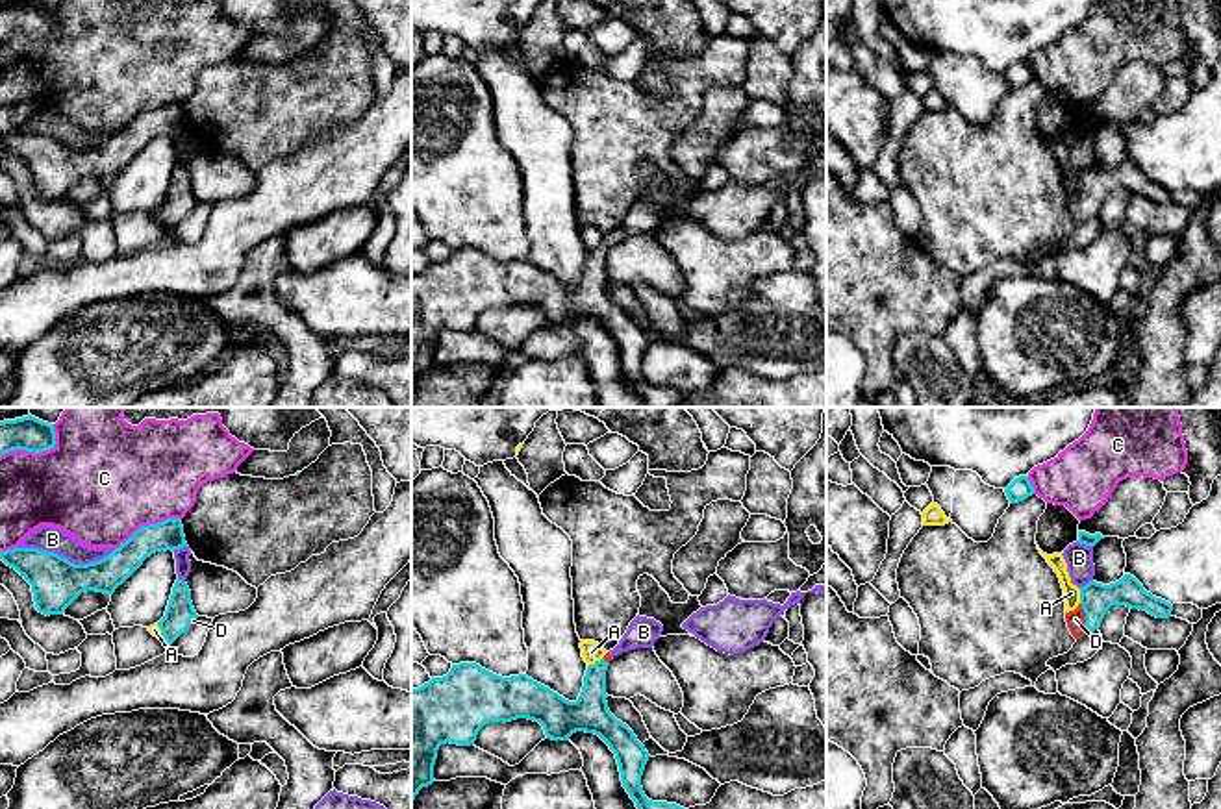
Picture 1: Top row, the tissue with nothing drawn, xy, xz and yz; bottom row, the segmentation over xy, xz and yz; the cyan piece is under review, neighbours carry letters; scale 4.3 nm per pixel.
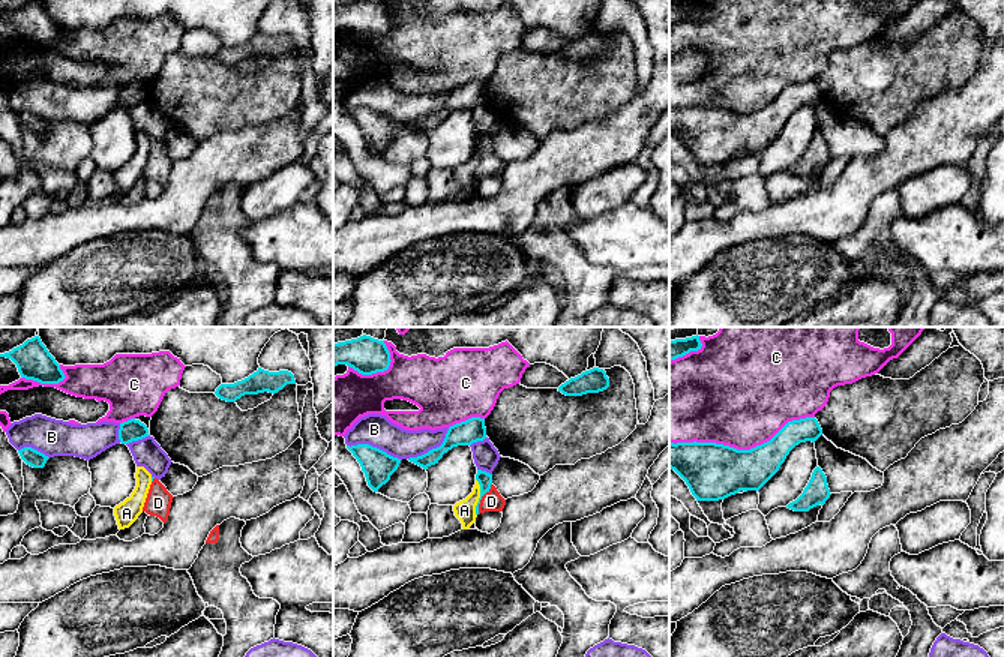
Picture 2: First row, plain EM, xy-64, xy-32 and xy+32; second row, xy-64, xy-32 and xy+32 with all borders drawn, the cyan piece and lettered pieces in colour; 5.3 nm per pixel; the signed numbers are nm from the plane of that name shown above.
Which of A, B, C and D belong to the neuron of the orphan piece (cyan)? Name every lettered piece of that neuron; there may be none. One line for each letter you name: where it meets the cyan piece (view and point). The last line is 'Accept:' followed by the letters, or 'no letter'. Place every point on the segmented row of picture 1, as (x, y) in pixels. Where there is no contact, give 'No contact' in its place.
D: Touches cyan at yz (1086, 619)
Accept: D

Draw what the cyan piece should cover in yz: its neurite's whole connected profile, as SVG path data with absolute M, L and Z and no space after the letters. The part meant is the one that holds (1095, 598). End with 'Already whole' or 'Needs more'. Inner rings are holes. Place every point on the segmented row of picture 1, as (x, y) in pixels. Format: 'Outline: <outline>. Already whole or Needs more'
Outline: M1130 574L1119 581L1102 585L1089 581L1080 587L1080 604L1075 611L1065 613L1065 622L1075 639L1082 639L1101 628L1106 611L1112 605L1127 605L1130 609L1147 611L1156 618L1171 616L1173 605L1162 598L1152 596Z. Needs more

